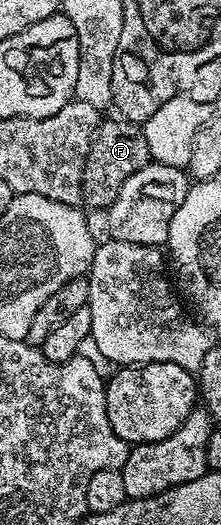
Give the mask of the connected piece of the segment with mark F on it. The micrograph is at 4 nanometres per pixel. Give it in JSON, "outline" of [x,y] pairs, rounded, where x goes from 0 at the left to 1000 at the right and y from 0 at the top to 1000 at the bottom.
{"outline":[[[462,229],[457,240],[439,244],[385,305],[367,341],[371,385],[389,392],[403,389],[412,396],[457,398],[457,402],[484,402],[502,387],[520,387],[520,377],[538,373],[557,349],[575,349],[575,341],[611,333],[611,326],[629,326],[683,307],[652,244],[615,230],[525,229]]]}

